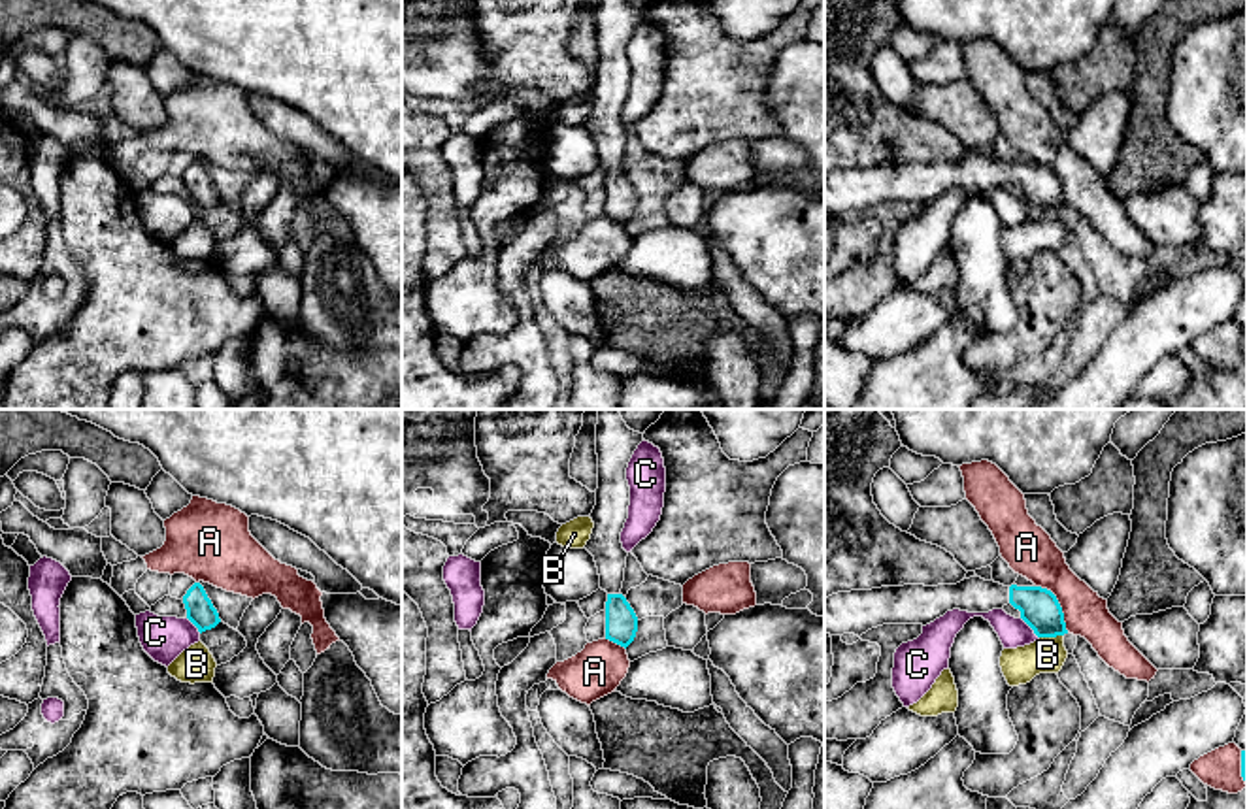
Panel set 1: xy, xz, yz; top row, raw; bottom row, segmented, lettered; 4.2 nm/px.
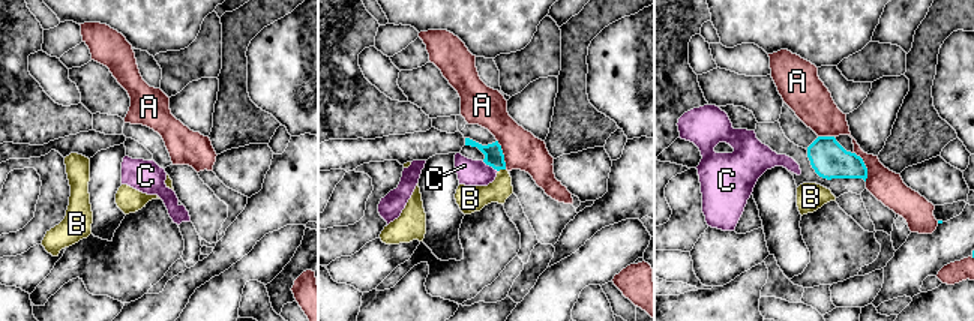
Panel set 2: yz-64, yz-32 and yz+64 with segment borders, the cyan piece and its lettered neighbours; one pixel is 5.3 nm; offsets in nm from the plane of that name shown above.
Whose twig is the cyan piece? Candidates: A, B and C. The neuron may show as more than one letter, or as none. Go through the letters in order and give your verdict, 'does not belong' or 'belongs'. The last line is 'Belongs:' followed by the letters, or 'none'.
A: does not belong
B: does not belong
C: does not belong
Belongs: none

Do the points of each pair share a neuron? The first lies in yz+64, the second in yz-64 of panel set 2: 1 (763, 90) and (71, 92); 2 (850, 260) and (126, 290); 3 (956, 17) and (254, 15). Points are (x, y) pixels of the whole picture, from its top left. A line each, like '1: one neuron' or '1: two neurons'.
1: two neurons
2: one neuron
3: one neuron

